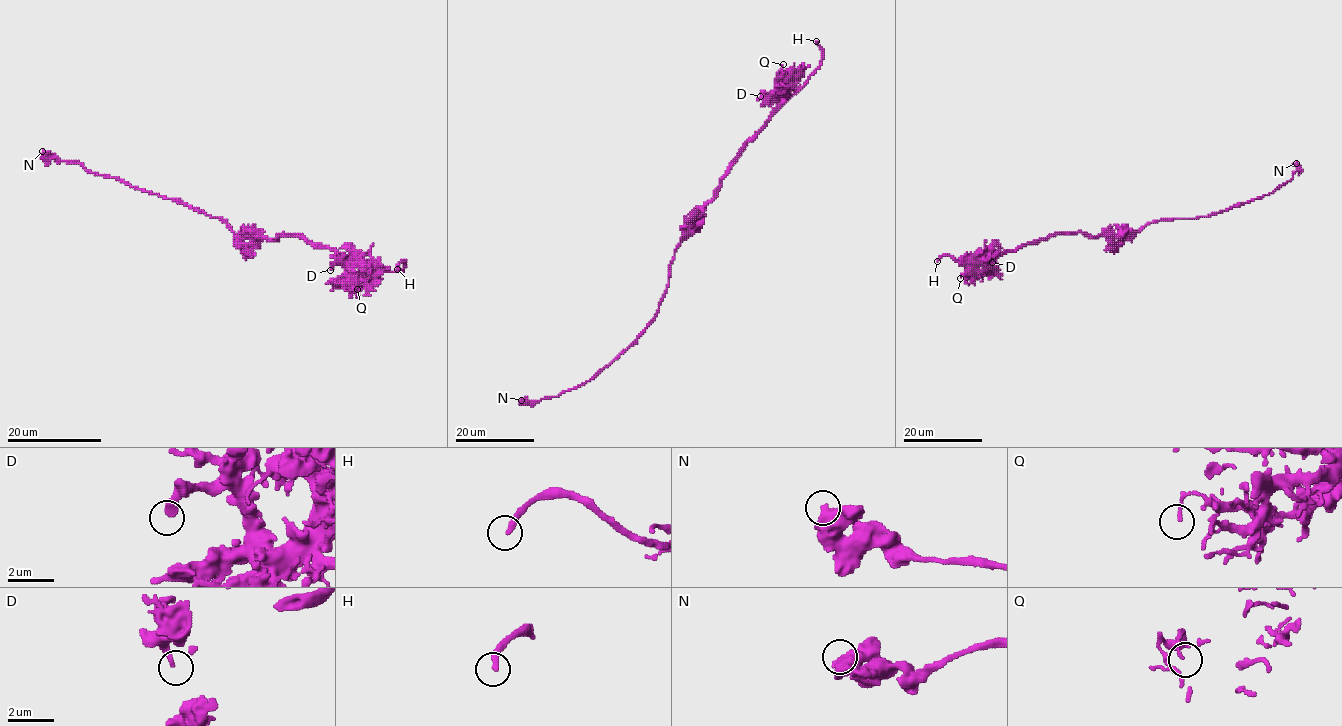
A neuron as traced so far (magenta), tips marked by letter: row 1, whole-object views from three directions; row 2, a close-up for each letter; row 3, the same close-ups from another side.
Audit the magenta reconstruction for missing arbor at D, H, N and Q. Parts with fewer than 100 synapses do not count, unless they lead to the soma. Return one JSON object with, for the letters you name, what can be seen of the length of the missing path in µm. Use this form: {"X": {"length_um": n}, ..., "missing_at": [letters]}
{"H": {"length_um": 60}, "missing_at": ["H"]}

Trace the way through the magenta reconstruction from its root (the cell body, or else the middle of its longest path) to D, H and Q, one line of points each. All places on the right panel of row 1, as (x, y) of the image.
D: (1138, 231), (1099, 236), (1054, 233), (1014, 250), (1003, 250), (991, 267), (991, 257), (992, 262)
H: (1138, 231), (1099, 236), (1054, 233), (999, 251), (980, 263), (961, 263), (949, 255), (937, 261)
Q: (1138, 231), (1099, 236), (1054, 233), (1014, 250), (1001, 251), (979, 276), (962, 273), (960, 278)

